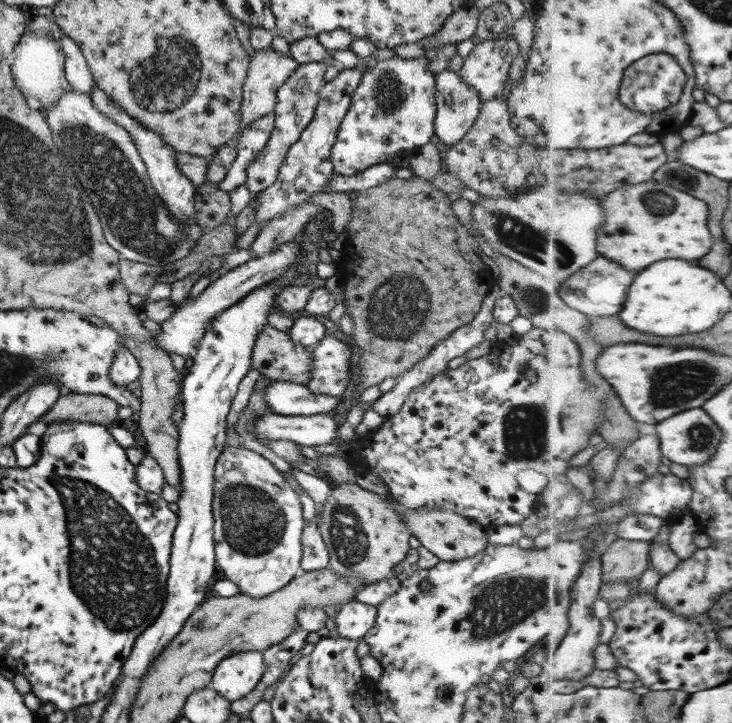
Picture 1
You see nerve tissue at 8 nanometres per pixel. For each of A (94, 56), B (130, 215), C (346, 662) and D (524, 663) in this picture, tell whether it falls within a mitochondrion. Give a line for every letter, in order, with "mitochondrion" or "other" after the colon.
A: other
B: mitochondrion
C: other
D: other

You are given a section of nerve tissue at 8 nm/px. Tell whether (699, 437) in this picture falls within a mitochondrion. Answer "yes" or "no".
yes

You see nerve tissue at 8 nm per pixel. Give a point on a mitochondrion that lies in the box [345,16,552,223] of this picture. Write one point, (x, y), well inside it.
(388, 94)

